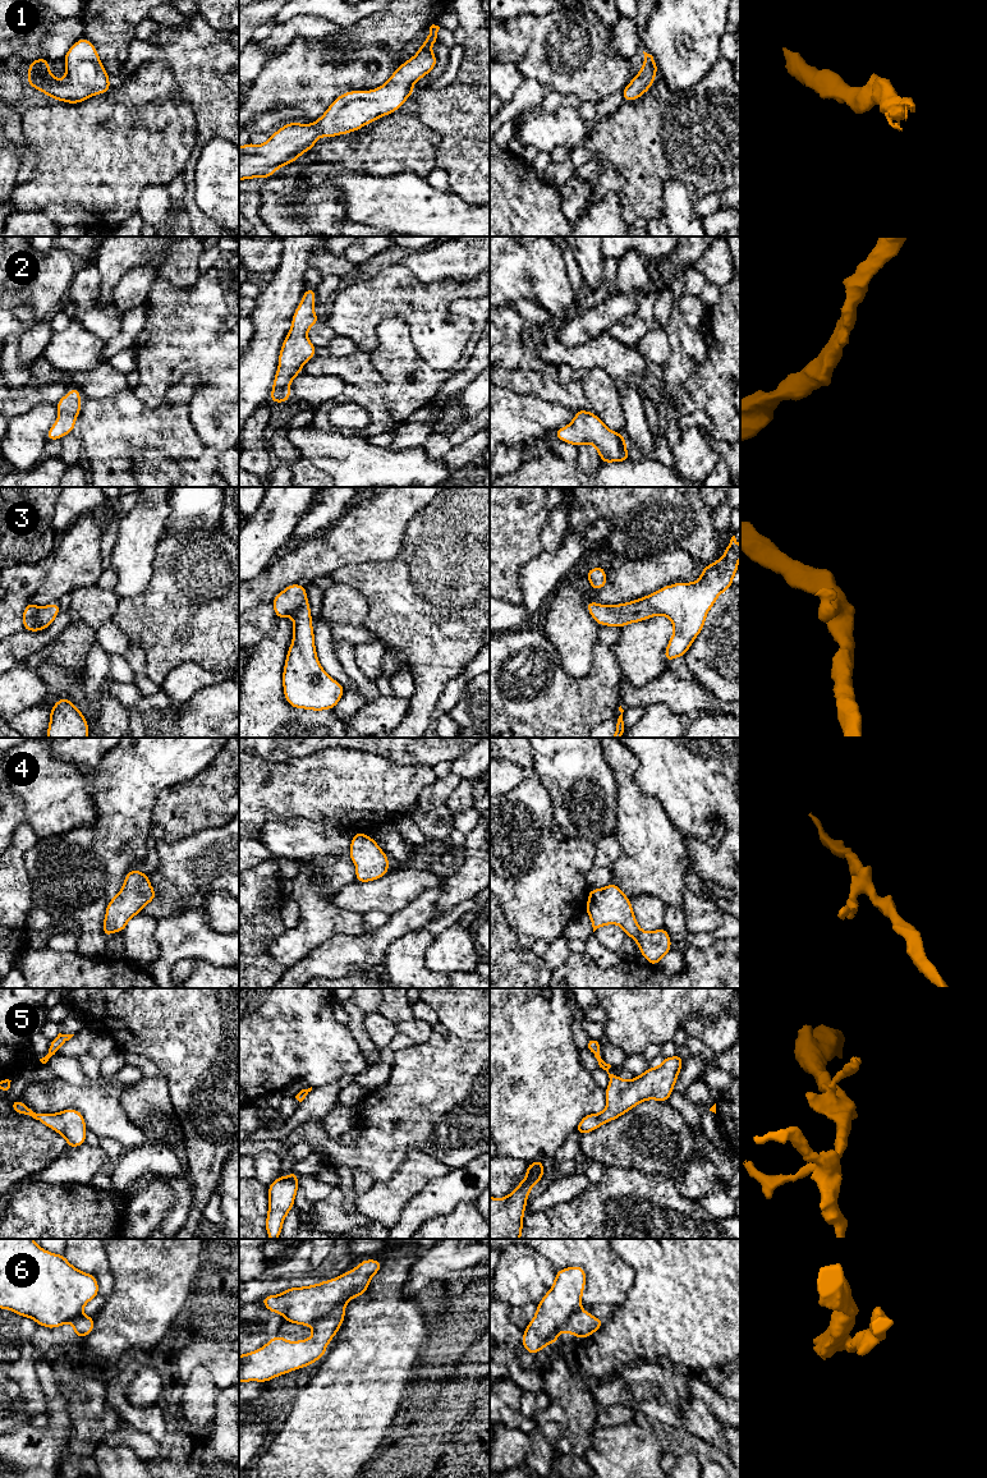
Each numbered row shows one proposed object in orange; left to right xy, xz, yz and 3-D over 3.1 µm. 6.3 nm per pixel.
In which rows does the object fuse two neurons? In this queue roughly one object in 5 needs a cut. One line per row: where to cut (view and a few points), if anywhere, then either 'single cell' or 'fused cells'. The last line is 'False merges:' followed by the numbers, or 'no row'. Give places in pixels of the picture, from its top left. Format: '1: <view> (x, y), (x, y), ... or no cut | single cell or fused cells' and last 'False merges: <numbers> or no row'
1: no cut | single cell
2: no cut | single cell
3: no cut | single cell
4: no cut | single cell
5: no cut | single cell
6: xz (344, 1307), (335, 1306), (311, 1326) | fused cells
False merges: 6

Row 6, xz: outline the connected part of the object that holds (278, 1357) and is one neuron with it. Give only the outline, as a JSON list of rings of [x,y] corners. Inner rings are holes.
[[[335,1307],[312,1327],[313,1336],[289,1342],[284,1336],[274,1336],[261,1349],[239,1355],[239,1383],[248,1381],[267,1382],[311,1365],[326,1353],[327,1344],[343,1325],[345,1308]]]

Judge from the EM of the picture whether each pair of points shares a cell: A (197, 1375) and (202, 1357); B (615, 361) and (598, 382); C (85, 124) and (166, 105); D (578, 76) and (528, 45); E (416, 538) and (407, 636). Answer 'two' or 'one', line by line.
A: two
B: two
C: one
D: one
E: one

